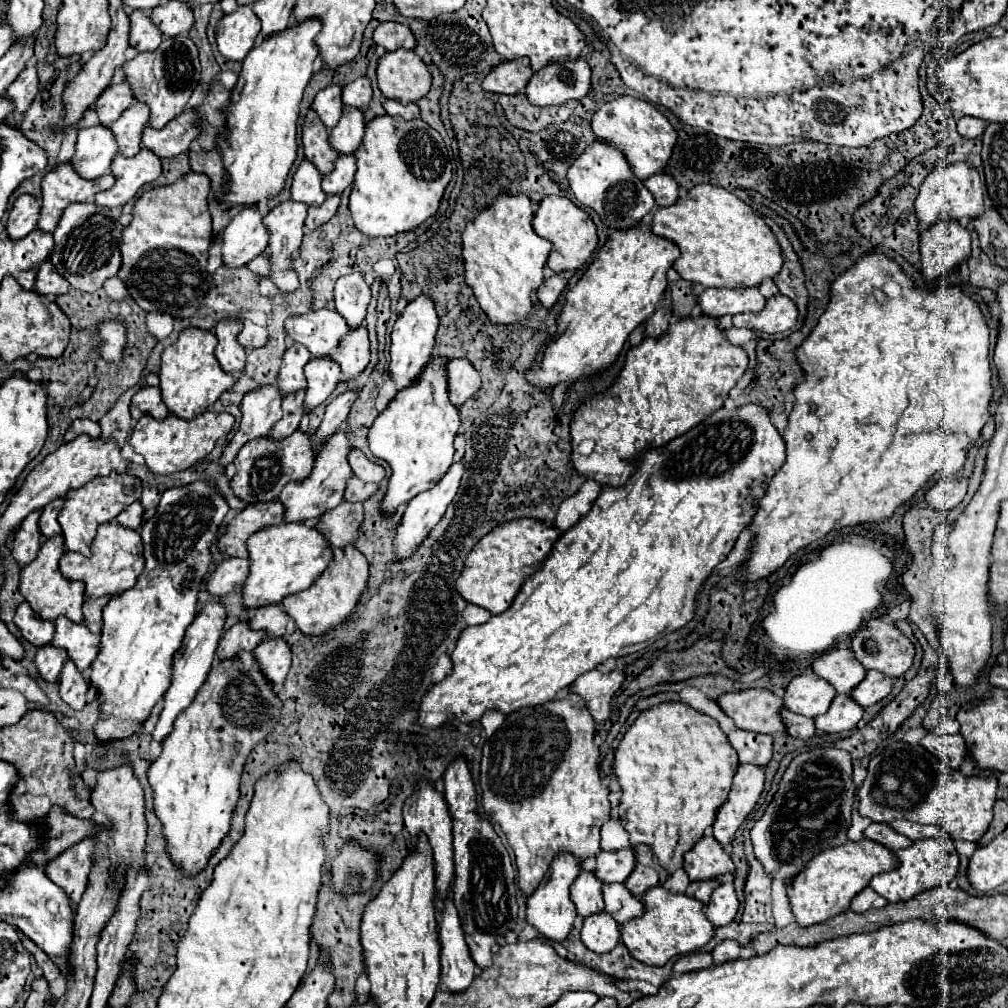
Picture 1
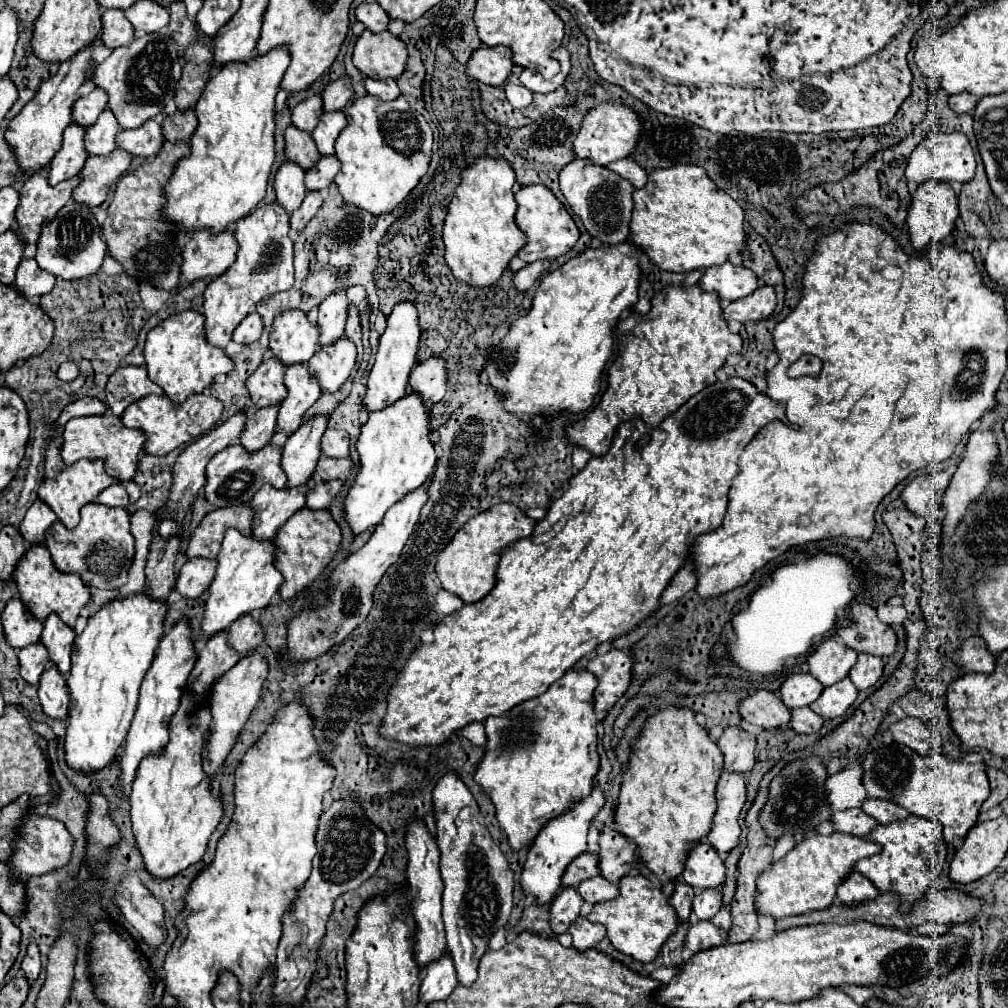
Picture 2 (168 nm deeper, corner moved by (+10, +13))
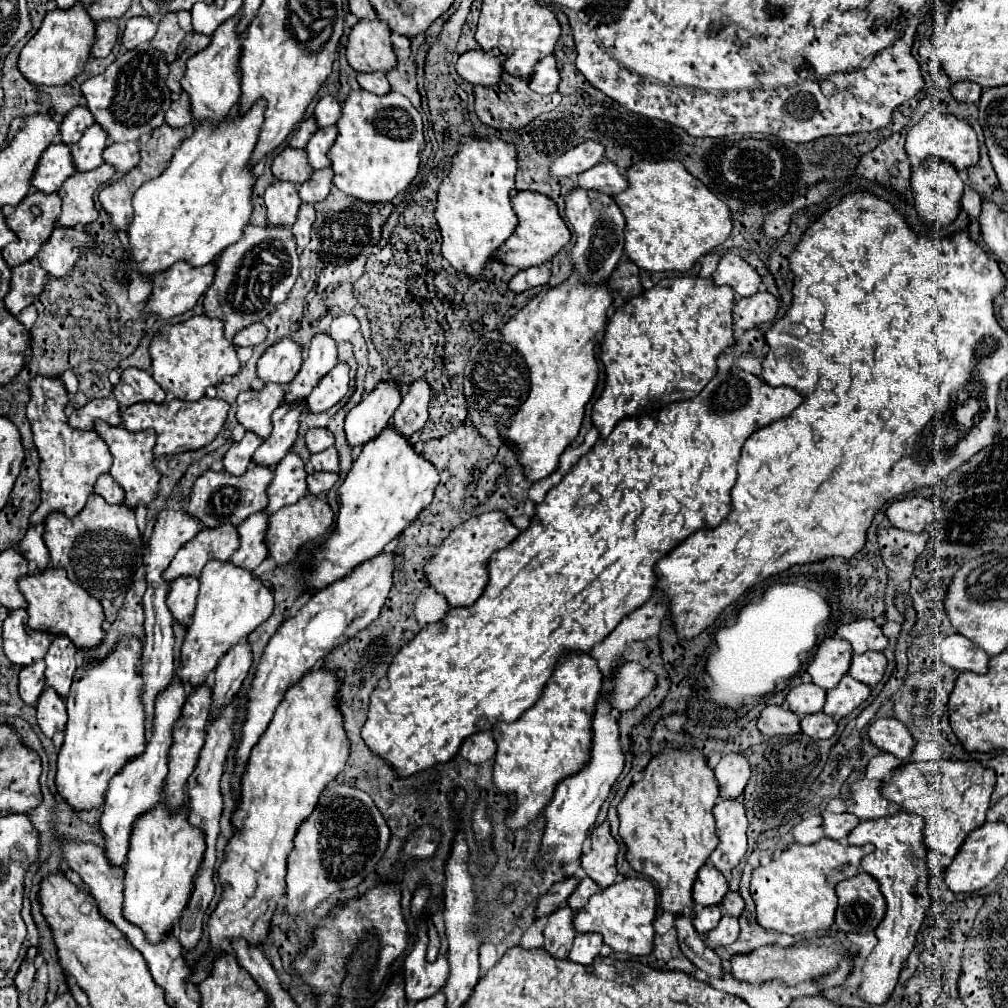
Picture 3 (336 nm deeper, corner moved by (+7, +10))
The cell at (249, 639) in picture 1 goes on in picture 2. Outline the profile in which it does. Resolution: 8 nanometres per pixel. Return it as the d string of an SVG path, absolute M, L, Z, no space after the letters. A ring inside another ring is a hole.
M224 630L224 634L216 634L208 638L188 678L190 692L198 692L198 694L208 692L208 686L212 686L212 682L220 678L224 672L228 672L238 660L240 658L236 658L236 654L228 650L228 630Z

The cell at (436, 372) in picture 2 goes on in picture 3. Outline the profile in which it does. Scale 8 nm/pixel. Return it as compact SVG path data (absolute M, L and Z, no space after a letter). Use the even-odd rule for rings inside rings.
M425 379L411 383L409 391L403 395L401 405L397 407L391 425L403 437L411 437L415 431L421 431L427 423L427 407L431 399L431 387Z

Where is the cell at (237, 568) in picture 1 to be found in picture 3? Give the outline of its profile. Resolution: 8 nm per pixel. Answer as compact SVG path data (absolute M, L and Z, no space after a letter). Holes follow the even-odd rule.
M179 577L171 583L167 595L167 607L177 623L187 625L195 609L195 597L199 591L199 581L195 577Z

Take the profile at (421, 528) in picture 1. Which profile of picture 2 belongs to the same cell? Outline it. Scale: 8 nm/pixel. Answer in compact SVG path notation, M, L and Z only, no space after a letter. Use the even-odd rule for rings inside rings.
M428 482L420 486L420 490L412 490L412 494L406 494L400 502L396 502L384 516L384 520L376 526L370 540L354 554L350 554L330 576L332 594L330 604L316 610L304 610L300 612L290 624L288 624L288 650L294 660L312 660L326 650L330 650L334 644L342 642L370 612L372 608L372 592L380 578L384 576L386 568L392 566L406 540L410 538L418 518L420 510L424 508L424 502L428 502Z

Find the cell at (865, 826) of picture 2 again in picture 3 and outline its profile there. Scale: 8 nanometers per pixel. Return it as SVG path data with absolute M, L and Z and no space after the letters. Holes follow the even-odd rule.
M823 811L821 817L823 817L821 827L823 827L825 837L835 839L835 841L837 839L845 839L847 833L859 823L859 819L855 815L851 815L851 813L831 813L831 811Z

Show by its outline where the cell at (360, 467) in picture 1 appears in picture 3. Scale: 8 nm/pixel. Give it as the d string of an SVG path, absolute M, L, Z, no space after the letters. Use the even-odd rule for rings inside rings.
M309 429L305 433L305 445L309 449L309 453L319 453L327 447L331 447L335 443L335 437L329 429Z

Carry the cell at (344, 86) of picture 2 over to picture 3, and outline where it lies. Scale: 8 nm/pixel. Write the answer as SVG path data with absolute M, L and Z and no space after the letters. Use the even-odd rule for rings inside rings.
M321 97L315 111L313 111L313 117L317 121L317 129L325 129L325 127L331 127L335 125L335 121L339 119L341 115L341 105L335 97Z

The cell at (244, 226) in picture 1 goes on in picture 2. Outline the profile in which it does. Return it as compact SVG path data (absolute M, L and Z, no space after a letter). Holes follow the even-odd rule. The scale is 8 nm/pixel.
M210 230L194 232L188 246L184 246L180 282L194 282L206 276L220 276L236 260L238 242L232 230L212 234Z

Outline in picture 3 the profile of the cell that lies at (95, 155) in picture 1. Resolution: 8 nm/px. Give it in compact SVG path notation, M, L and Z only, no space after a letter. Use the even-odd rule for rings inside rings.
M63 143L49 145L35 169L35 177L31 177L31 185L43 193L55 193L73 171L75 167L69 147Z

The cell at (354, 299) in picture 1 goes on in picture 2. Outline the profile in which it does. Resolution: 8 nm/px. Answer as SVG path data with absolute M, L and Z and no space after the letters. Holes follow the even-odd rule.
M338 288L336 292L328 294L326 300L320 304L318 324L320 324L320 346L332 344L344 334L344 324L348 318L348 298L346 288Z

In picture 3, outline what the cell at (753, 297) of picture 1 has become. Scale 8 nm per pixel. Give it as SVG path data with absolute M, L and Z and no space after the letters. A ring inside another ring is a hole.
M727 253L719 259L719 265L713 273L713 281L715 285L729 285L737 293L737 297L755 295L761 285L759 273L747 261L733 253Z

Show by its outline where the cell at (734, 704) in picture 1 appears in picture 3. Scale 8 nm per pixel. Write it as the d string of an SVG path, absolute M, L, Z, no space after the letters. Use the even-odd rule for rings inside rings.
M767 705L761 711L761 717L757 719L757 727L767 737L795 735L801 731L799 717L793 711L789 711L785 707L777 707L777 705Z

